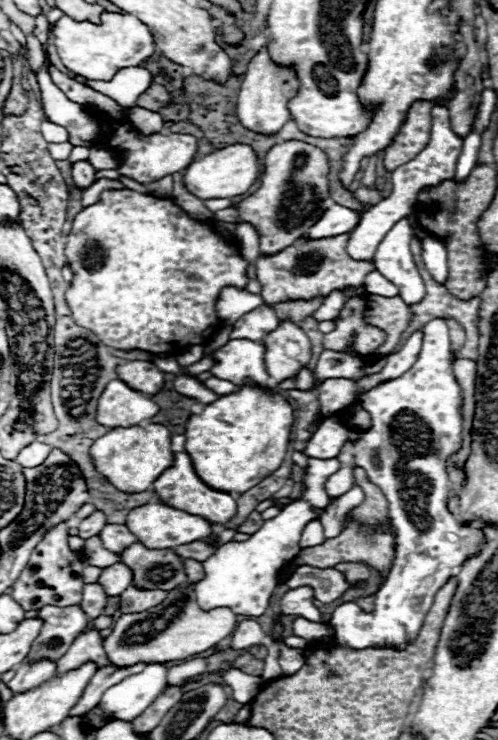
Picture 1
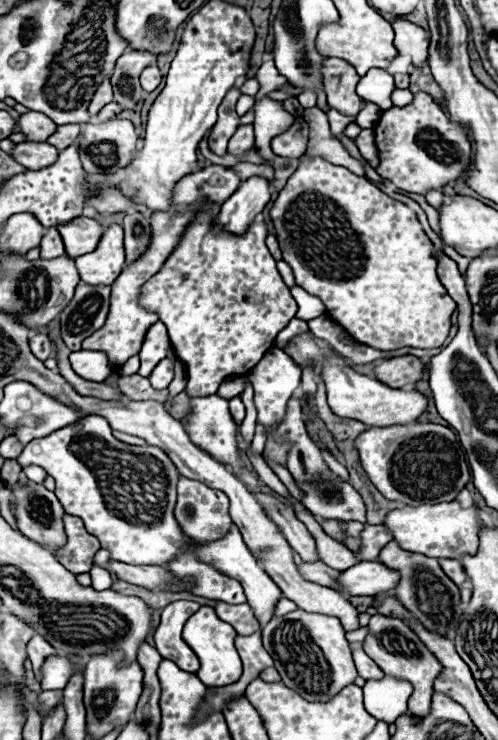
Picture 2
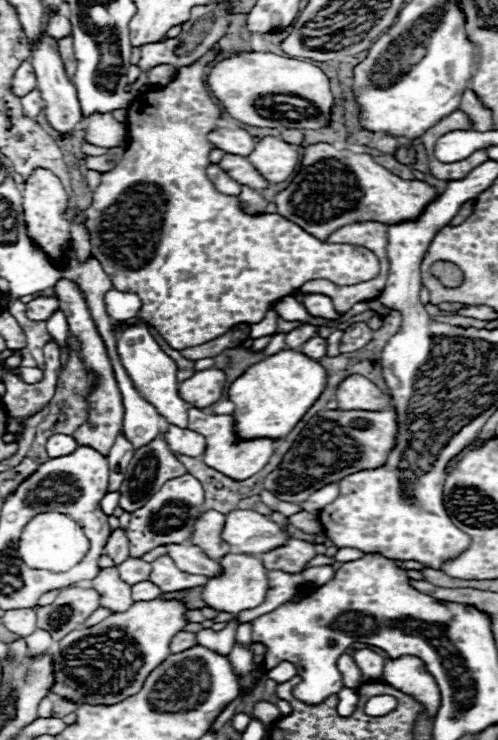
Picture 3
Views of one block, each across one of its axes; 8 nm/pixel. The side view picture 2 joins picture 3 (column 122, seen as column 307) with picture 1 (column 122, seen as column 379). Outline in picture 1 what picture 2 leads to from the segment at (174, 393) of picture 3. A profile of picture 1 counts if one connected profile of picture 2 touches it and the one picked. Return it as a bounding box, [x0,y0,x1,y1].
[98,380,158,426]

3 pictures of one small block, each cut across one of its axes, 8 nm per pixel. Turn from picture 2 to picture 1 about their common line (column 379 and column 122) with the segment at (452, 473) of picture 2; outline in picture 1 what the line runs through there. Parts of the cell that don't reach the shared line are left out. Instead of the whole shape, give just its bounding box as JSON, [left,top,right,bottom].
[90,424,174,492]

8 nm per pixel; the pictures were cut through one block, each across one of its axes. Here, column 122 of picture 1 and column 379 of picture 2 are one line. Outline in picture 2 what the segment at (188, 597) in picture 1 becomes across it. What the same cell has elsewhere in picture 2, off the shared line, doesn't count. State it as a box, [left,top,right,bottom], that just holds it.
[362,614,442,716]

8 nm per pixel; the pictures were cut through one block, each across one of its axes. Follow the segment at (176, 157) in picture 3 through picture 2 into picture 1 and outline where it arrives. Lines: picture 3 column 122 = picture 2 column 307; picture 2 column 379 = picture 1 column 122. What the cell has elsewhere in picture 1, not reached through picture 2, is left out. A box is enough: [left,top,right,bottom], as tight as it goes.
[66,188,248,354]

